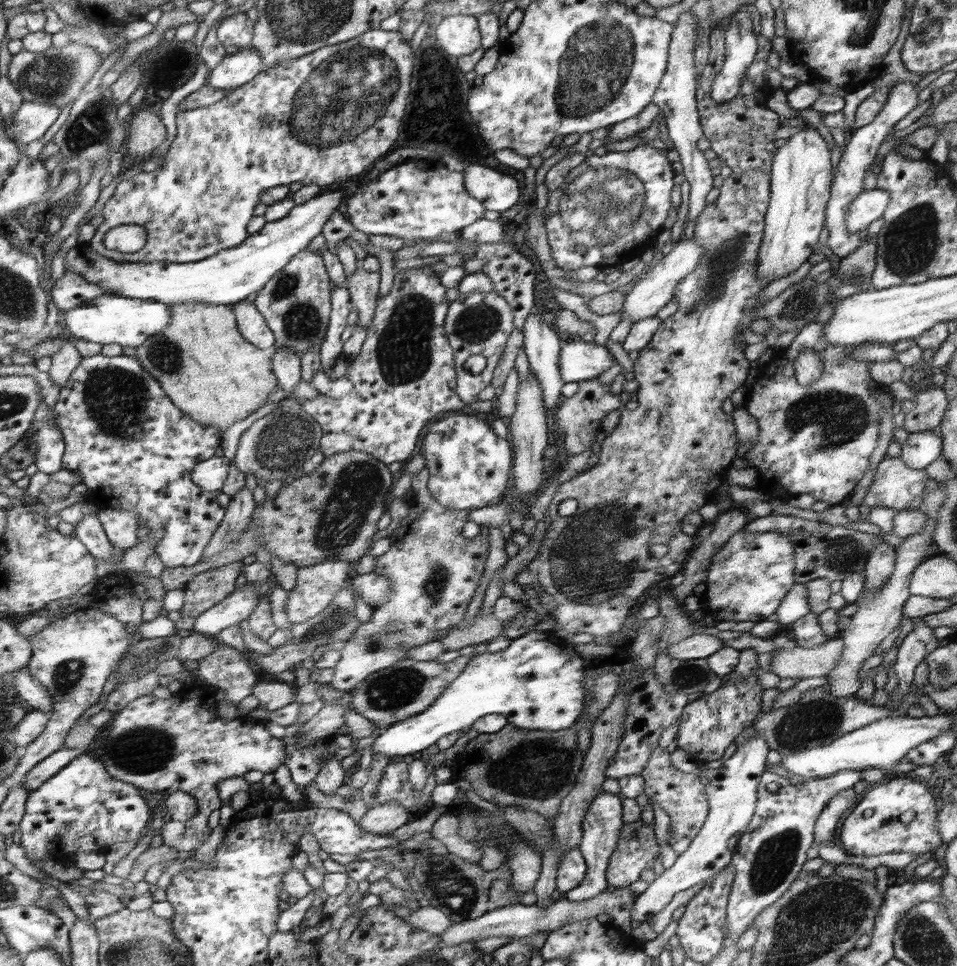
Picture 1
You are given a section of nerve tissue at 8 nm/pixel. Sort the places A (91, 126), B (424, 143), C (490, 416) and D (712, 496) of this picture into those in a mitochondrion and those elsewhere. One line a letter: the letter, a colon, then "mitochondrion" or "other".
A: mitochondrion
B: other
C: other
D: other

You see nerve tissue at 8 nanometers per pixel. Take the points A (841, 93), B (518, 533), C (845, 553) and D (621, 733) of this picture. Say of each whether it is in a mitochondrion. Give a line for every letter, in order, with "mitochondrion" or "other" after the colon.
A: other
B: other
C: mitochondrion
D: other

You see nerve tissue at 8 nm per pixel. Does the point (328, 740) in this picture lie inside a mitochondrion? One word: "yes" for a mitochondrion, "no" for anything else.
no

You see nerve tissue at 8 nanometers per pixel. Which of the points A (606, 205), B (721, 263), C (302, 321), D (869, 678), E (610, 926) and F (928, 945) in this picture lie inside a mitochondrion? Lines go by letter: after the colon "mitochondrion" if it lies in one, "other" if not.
A: mitochondrion
B: mitochondrion
C: mitochondrion
D: other
E: other
F: mitochondrion

